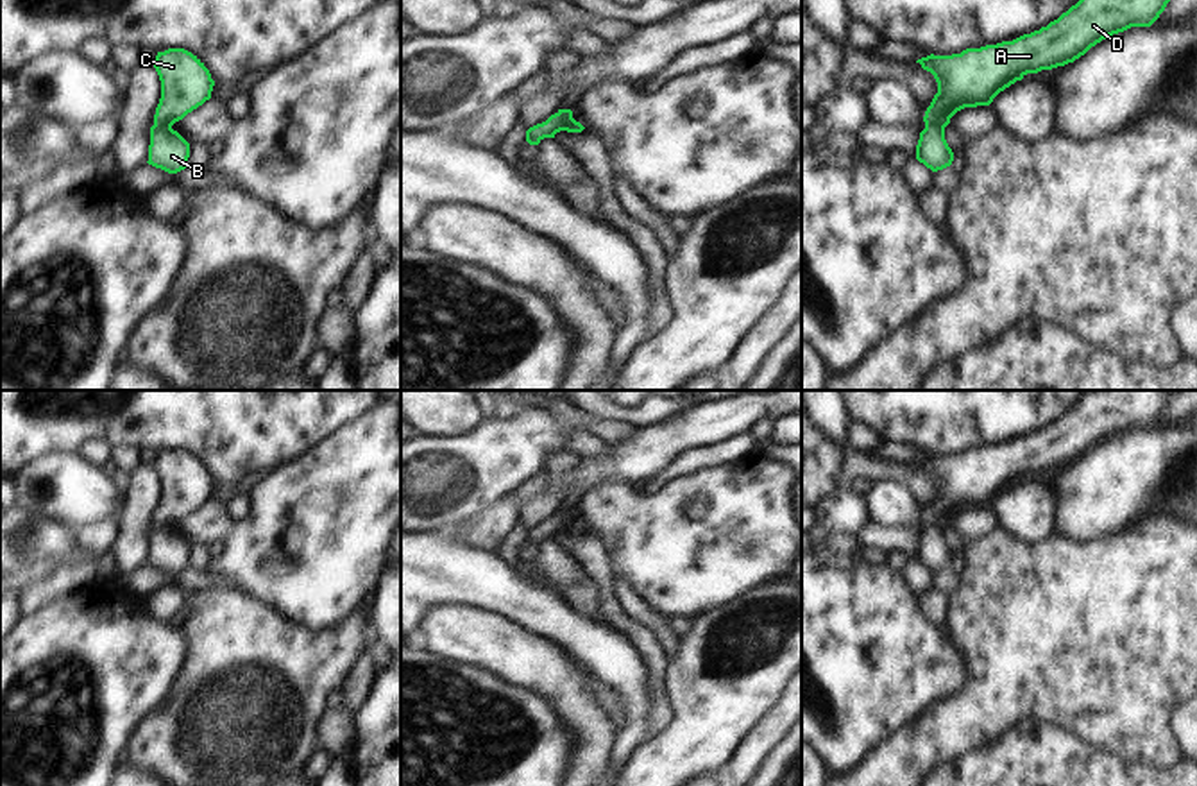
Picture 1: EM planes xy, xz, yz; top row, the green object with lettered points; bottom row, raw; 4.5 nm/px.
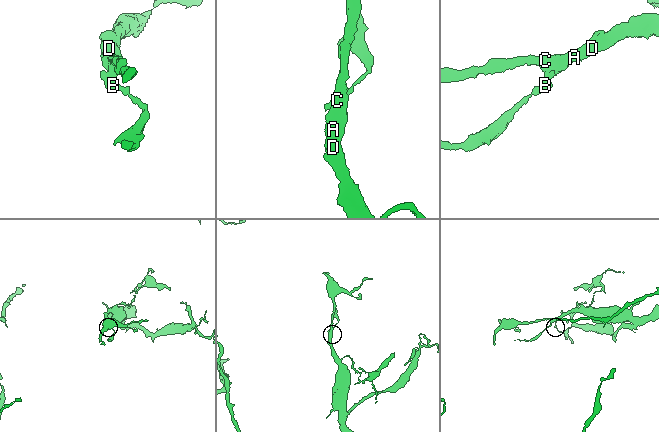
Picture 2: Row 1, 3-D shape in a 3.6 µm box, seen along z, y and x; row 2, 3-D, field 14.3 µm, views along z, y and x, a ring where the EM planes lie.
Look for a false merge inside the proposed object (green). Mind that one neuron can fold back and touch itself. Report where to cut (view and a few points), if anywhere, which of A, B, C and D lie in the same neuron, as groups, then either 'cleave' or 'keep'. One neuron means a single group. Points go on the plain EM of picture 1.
yz (949, 520), (938, 518), (925, 529) | A C D / B | cleave

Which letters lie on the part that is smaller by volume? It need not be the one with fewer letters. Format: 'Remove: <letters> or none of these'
Remove: B

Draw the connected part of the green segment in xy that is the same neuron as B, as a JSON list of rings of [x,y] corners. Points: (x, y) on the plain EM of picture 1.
[[[150,528],[149,566],[168,575],[184,571],[190,564],[190,544],[172,528]]]

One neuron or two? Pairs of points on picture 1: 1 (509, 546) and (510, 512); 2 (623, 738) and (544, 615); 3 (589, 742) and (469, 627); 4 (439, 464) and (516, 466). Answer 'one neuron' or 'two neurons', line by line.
1: two neurons
2: one neuron
3: one neuron
4: one neuron

